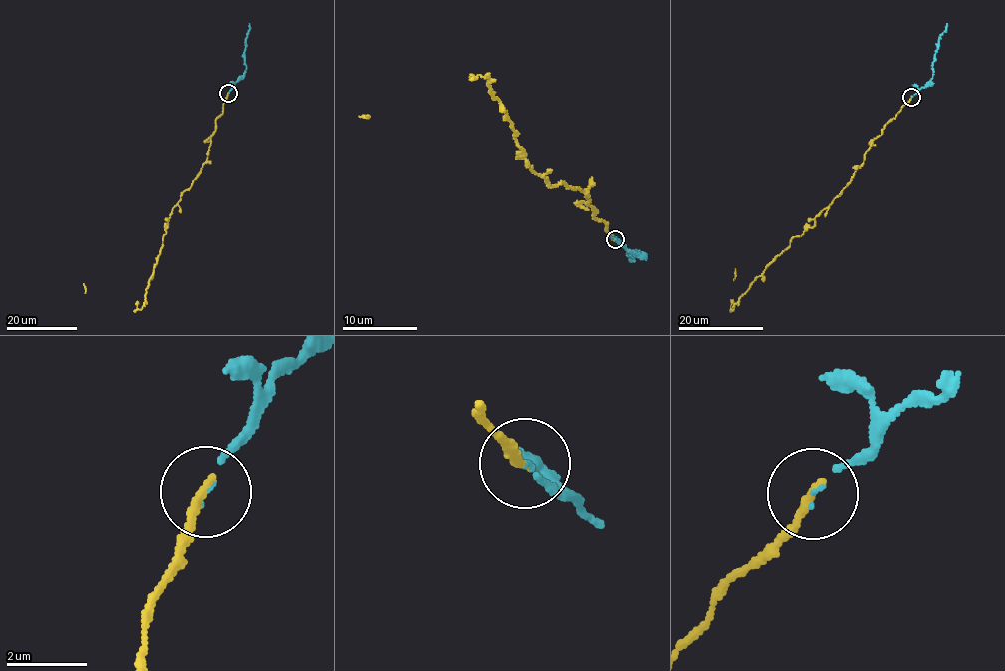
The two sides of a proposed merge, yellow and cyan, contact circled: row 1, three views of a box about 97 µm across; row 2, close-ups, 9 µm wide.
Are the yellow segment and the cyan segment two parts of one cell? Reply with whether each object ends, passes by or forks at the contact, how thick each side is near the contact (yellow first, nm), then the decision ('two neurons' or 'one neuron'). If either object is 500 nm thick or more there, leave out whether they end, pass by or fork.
yellow ends there; cyan ends there; 240 nm thick on the yellow side, 60 nm on the other; one neuron

